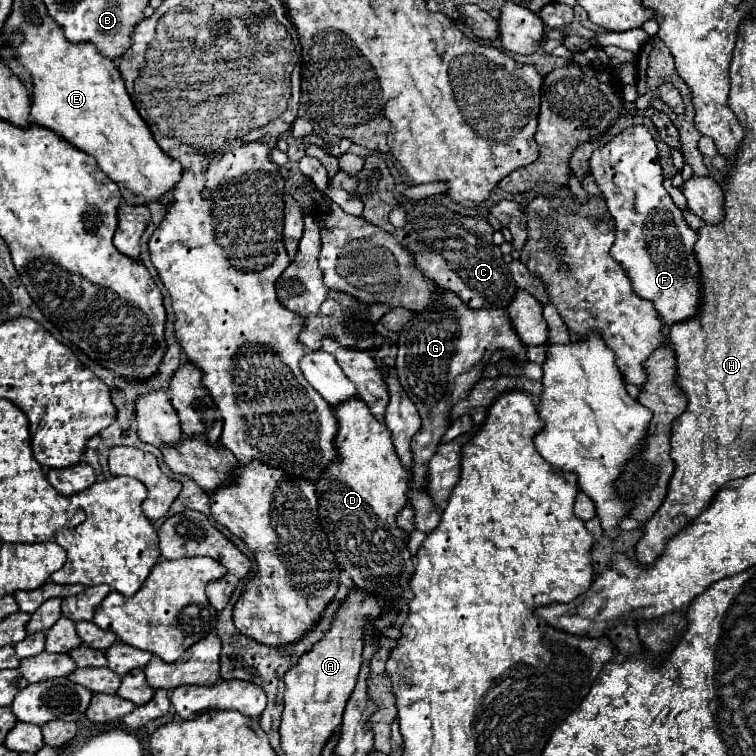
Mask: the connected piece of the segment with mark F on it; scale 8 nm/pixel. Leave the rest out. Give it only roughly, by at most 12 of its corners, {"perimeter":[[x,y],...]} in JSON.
{"perimeter":[[644,125],[590,157],[610,255],[666,323],[694,315],[696,231]]}

